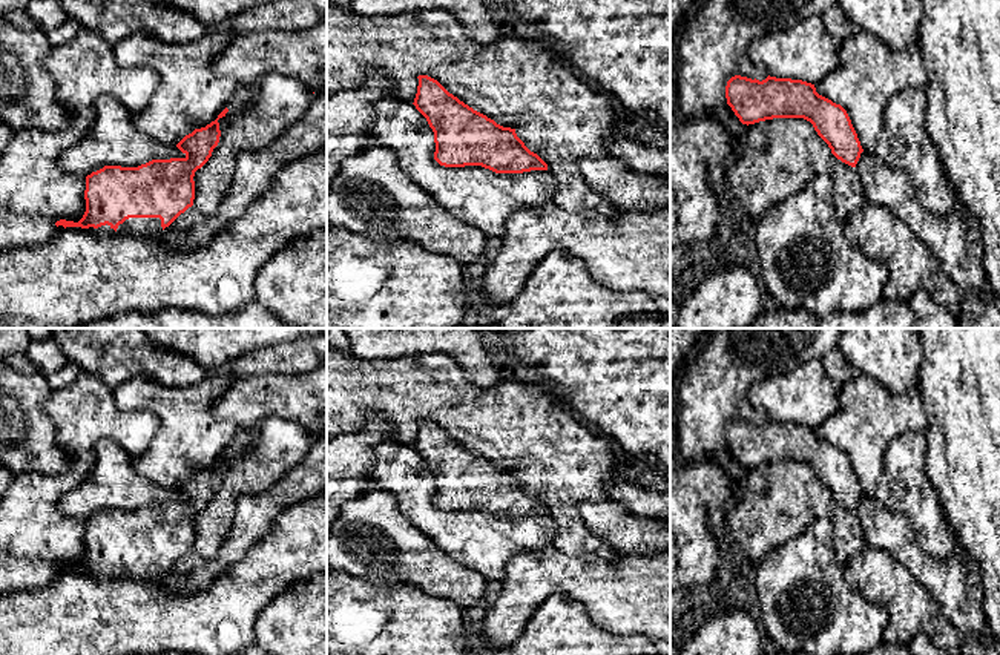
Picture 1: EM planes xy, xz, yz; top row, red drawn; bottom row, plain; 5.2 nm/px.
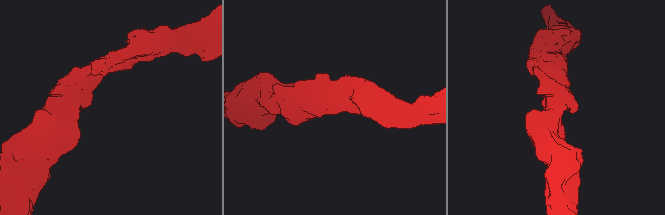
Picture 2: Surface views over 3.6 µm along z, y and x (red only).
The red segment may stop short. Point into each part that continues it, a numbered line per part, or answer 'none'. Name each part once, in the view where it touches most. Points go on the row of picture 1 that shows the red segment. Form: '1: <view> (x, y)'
1: xy (135, 226)

